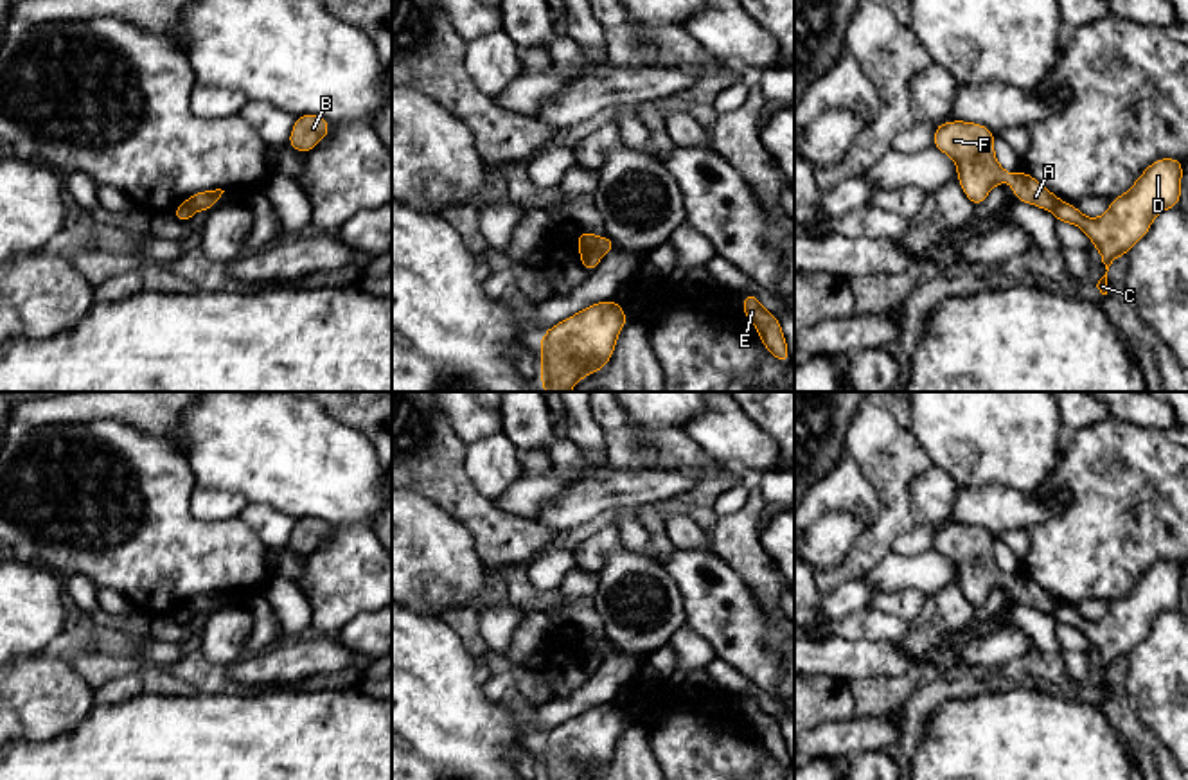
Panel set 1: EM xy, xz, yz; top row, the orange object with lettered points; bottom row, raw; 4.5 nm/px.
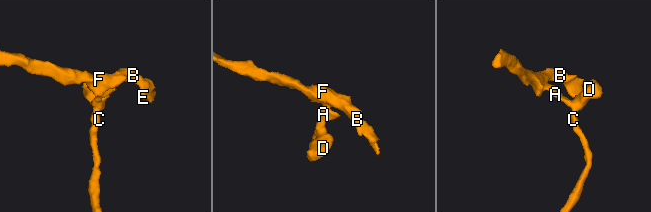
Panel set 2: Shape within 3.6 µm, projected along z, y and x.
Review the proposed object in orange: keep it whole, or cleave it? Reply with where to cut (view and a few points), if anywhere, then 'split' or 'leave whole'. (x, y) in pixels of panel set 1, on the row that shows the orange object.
cut xz (579, 245), (590, 247), (601, 256); split

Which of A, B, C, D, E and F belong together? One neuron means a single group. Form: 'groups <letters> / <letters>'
groups A B E F / C D

